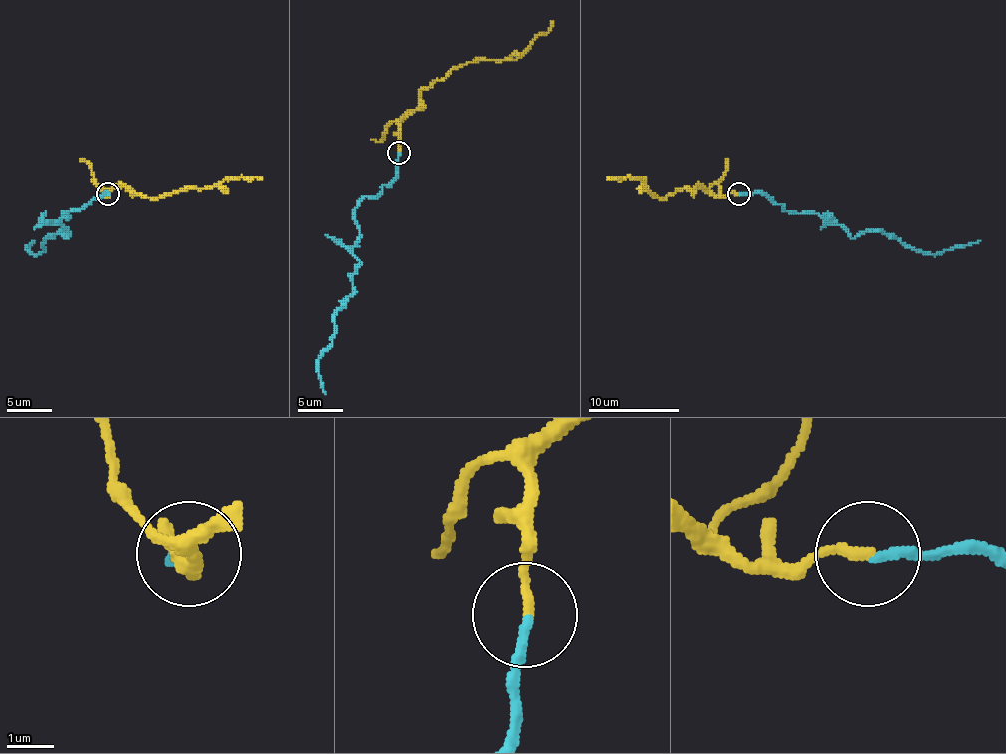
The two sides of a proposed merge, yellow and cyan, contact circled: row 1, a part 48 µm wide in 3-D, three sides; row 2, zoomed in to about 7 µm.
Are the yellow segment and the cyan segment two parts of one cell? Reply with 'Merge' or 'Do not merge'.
Do not merge

